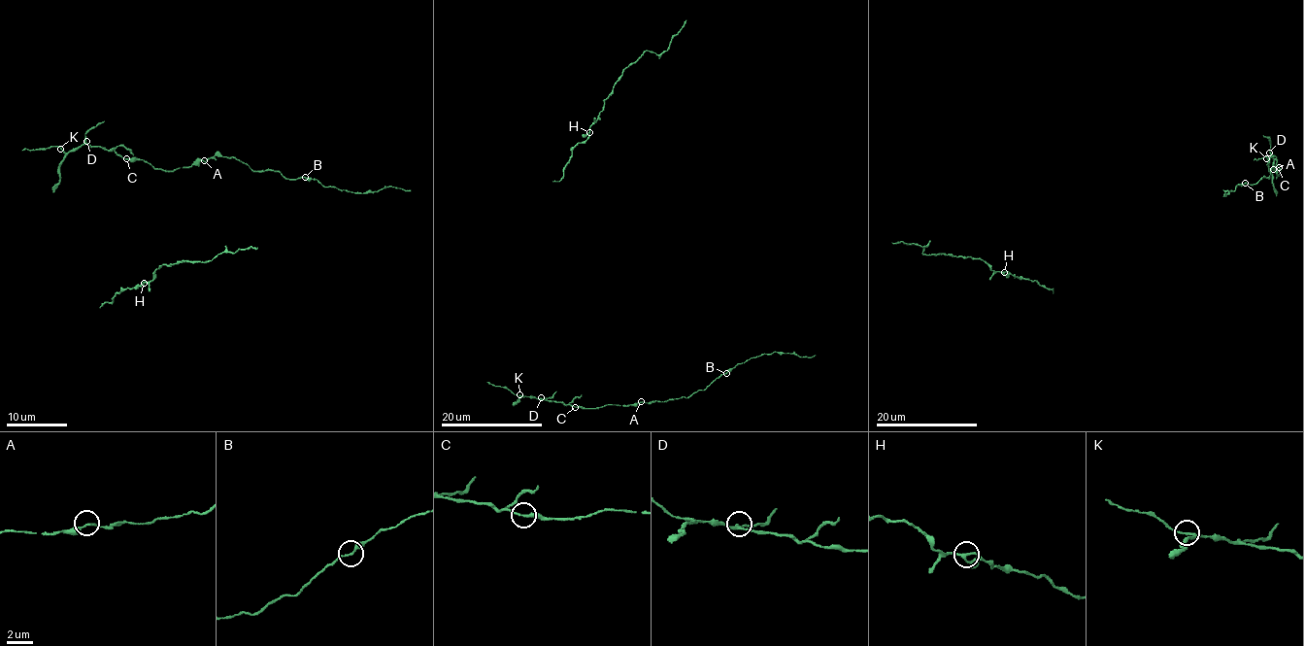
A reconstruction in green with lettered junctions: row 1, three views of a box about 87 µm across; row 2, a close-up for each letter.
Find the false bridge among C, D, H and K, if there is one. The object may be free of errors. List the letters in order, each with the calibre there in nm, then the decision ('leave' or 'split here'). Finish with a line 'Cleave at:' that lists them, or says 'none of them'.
C: calibre 240 nm; leave
D: calibre 190 nm; leave
H: calibre 160 nm; leave
K: calibre 170 nm; leave
Cleave at: none of them

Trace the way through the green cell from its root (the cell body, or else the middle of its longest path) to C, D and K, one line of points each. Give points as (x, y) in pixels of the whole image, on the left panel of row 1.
C: (59, 185), (62, 159), (84, 144), (114, 150), (127, 159)
D: (59, 185), (62, 159), (86, 141)
K: (59, 185), (59, 165), (65, 154), (60, 149)

